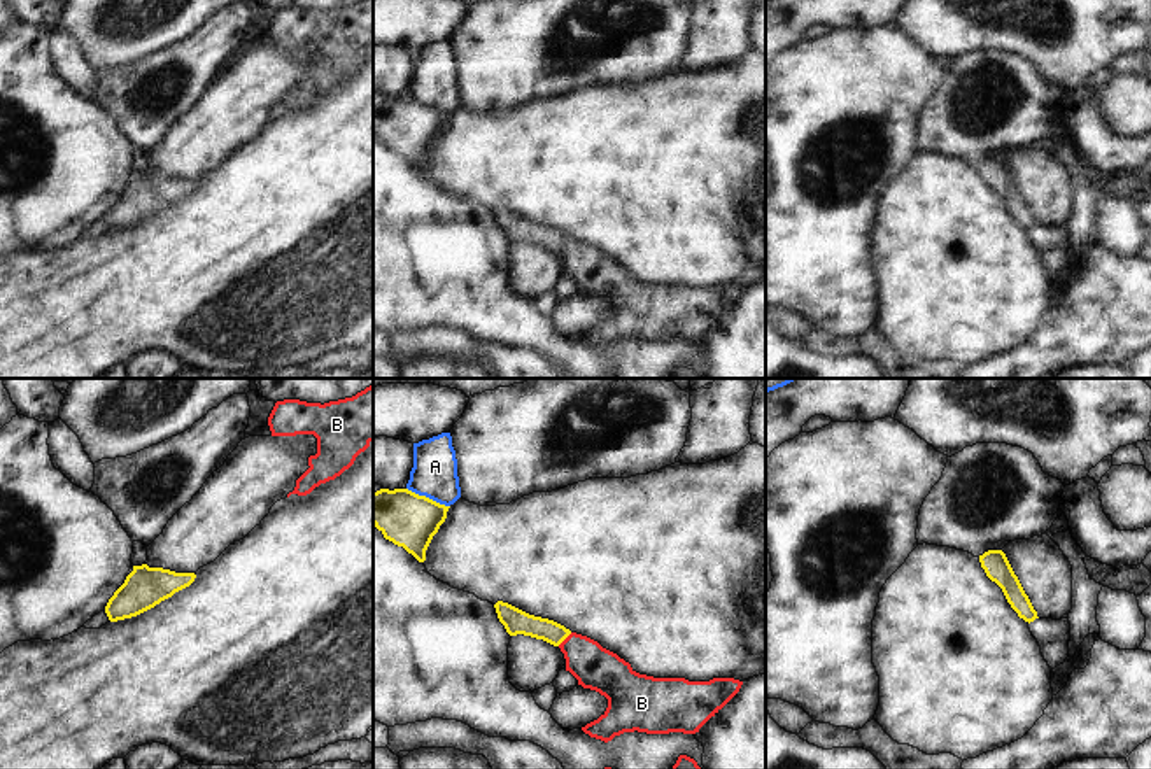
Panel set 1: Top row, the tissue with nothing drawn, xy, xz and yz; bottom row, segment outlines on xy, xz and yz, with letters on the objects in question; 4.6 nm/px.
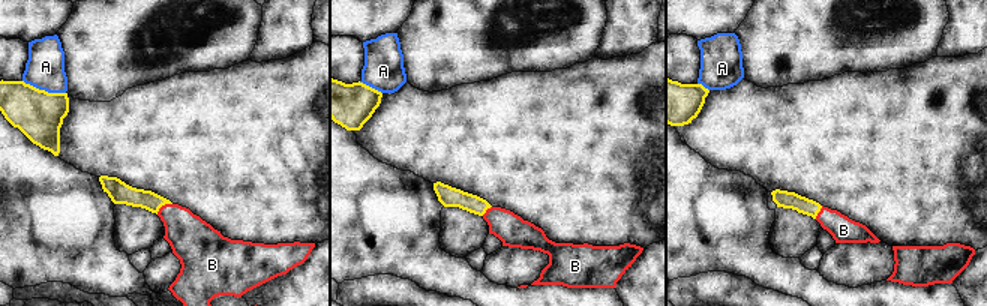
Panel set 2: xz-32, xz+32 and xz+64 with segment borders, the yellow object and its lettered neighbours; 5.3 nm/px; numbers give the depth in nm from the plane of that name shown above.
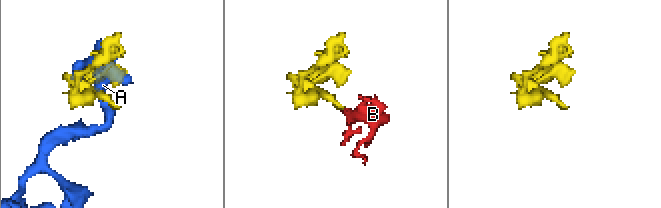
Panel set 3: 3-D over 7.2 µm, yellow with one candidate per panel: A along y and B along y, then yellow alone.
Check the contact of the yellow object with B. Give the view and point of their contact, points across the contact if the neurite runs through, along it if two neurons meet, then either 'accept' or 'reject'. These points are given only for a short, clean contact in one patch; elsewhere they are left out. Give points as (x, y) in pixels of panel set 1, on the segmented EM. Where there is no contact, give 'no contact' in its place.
xz (564, 638) | across xz (515, 620), (564, 638), (596, 668) | accept

